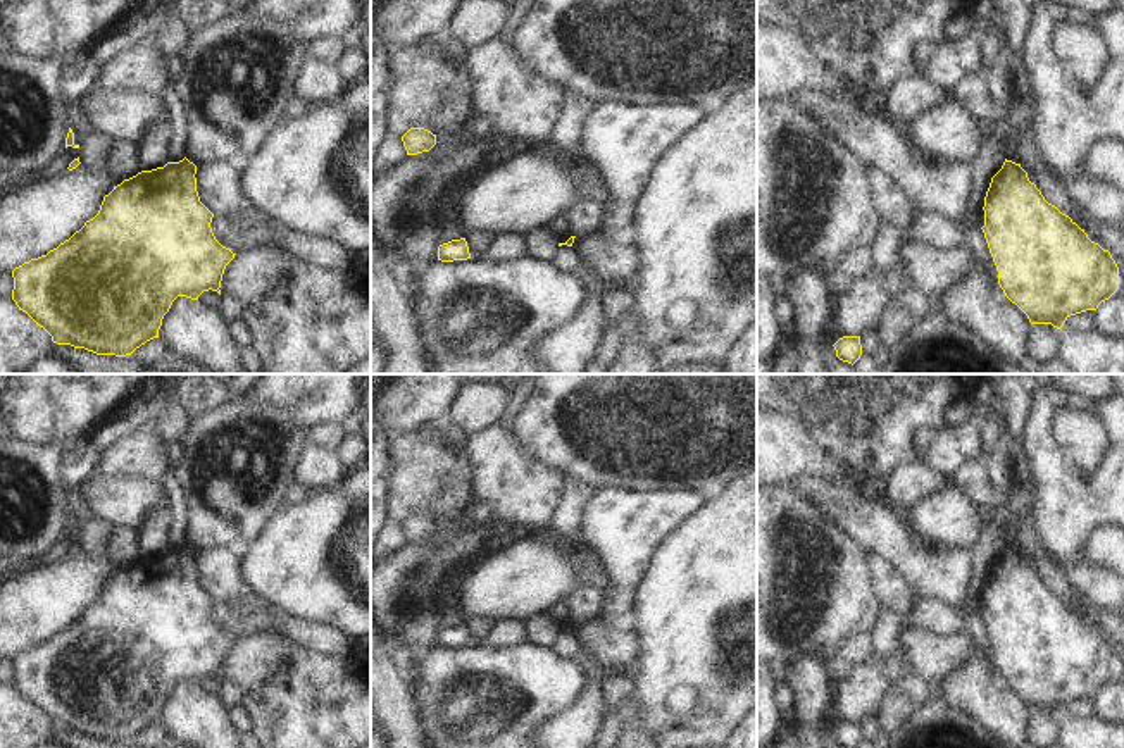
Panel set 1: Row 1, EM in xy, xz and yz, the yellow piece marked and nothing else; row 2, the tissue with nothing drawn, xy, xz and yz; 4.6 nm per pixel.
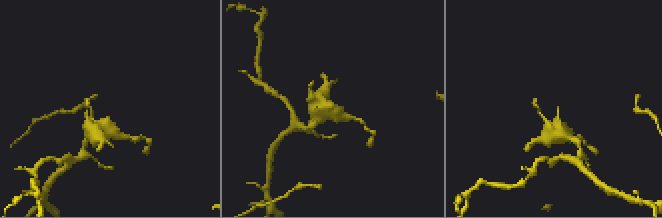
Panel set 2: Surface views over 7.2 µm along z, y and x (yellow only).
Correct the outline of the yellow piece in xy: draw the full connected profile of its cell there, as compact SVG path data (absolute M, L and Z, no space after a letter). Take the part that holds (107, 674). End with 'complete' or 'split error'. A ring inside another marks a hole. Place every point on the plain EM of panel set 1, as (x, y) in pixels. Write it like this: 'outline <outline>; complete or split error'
outline M184 543L164 553L141 557L114 572L103 583L98 600L69 626L12 657L12 686L19 696L43 714L57 731L126 743L159 724L162 705L178 683L198 686L209 676L221 681L224 655L236 639L215 626L210 614L214 600L200 588L195 560L197 552Z; complete

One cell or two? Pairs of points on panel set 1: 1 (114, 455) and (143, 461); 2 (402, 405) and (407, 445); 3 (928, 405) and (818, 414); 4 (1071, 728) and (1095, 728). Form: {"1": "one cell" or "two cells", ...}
{"1": "one cell", "2": "two cells", "3": "one cell", "4": "one cell"}

